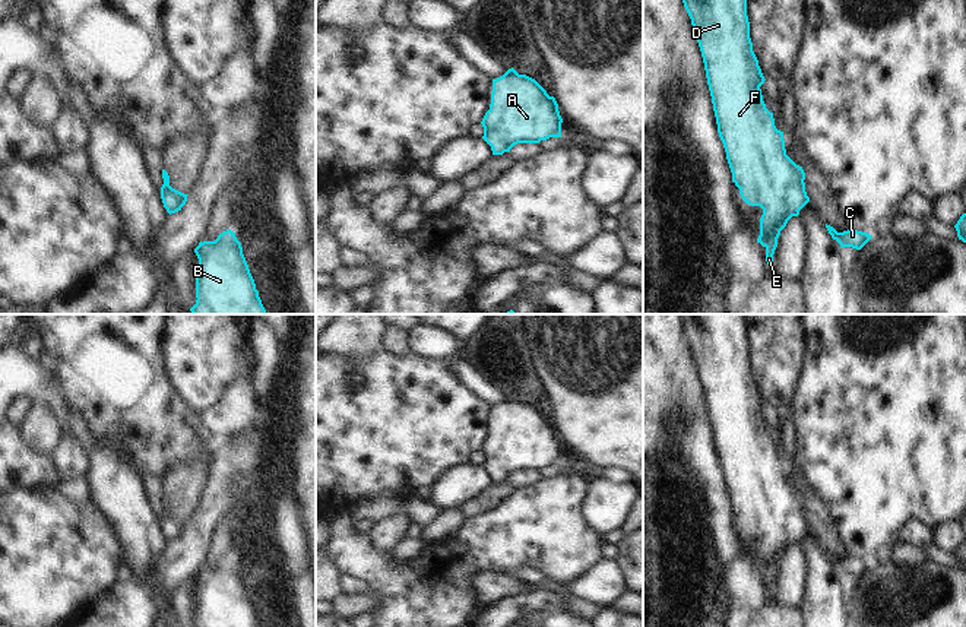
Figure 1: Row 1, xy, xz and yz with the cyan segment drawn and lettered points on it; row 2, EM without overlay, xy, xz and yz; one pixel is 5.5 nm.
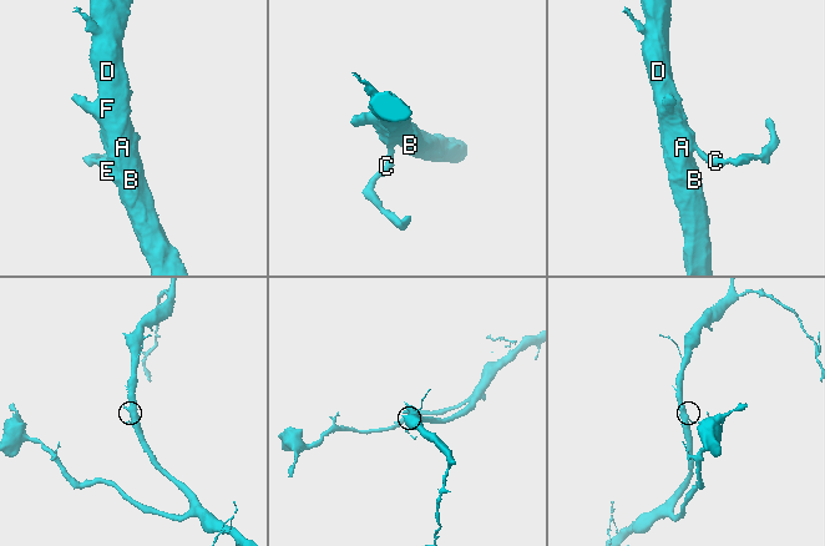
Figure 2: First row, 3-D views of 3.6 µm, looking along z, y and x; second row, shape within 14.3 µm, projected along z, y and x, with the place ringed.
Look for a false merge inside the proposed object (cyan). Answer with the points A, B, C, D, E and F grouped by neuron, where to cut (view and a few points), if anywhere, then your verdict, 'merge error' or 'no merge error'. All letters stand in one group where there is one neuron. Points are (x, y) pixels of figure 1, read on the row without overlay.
groups A B C D E F; cut none; no merge error

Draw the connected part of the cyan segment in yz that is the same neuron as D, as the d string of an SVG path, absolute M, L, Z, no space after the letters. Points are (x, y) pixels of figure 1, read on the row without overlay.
M681 316L682 330L701 379L718 460L726 479L732 509L745 531L763 536L757 570L766 576L766 589L770 592L780 558L810 529L804 510L805 500L786 482L783 459L776 456L773 440L763 428L760 414L766 406L753 379L745 316Z

